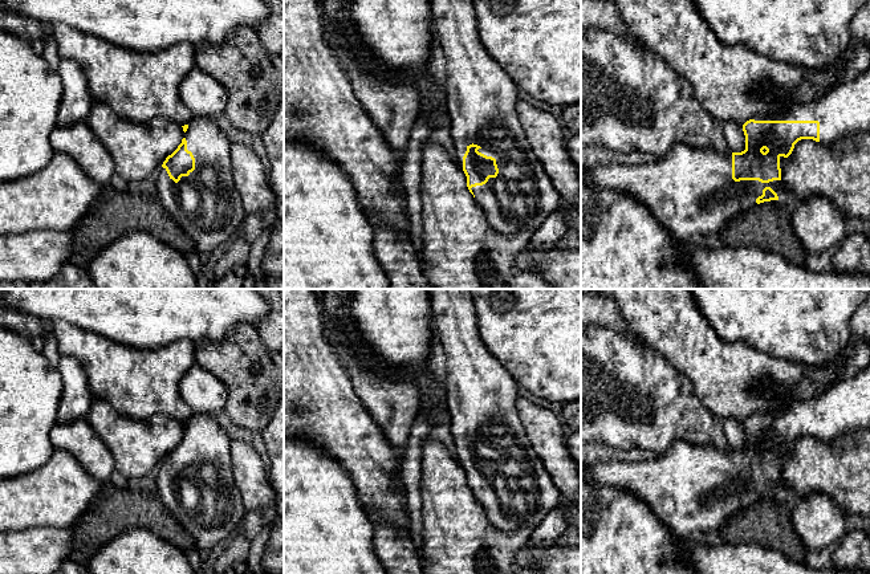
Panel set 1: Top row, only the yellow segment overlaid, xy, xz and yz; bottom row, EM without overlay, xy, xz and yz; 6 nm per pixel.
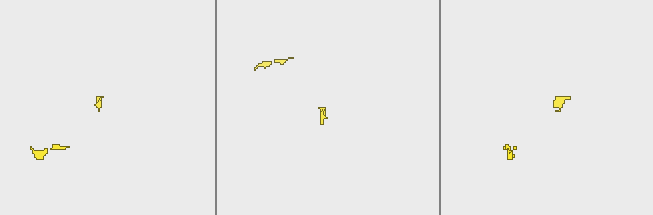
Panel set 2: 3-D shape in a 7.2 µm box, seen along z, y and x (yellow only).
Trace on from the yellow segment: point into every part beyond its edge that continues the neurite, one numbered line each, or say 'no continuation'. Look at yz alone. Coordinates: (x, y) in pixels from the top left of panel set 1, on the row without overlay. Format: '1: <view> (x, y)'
1: yz (845, 406)

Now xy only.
1: xy (206, 501)

